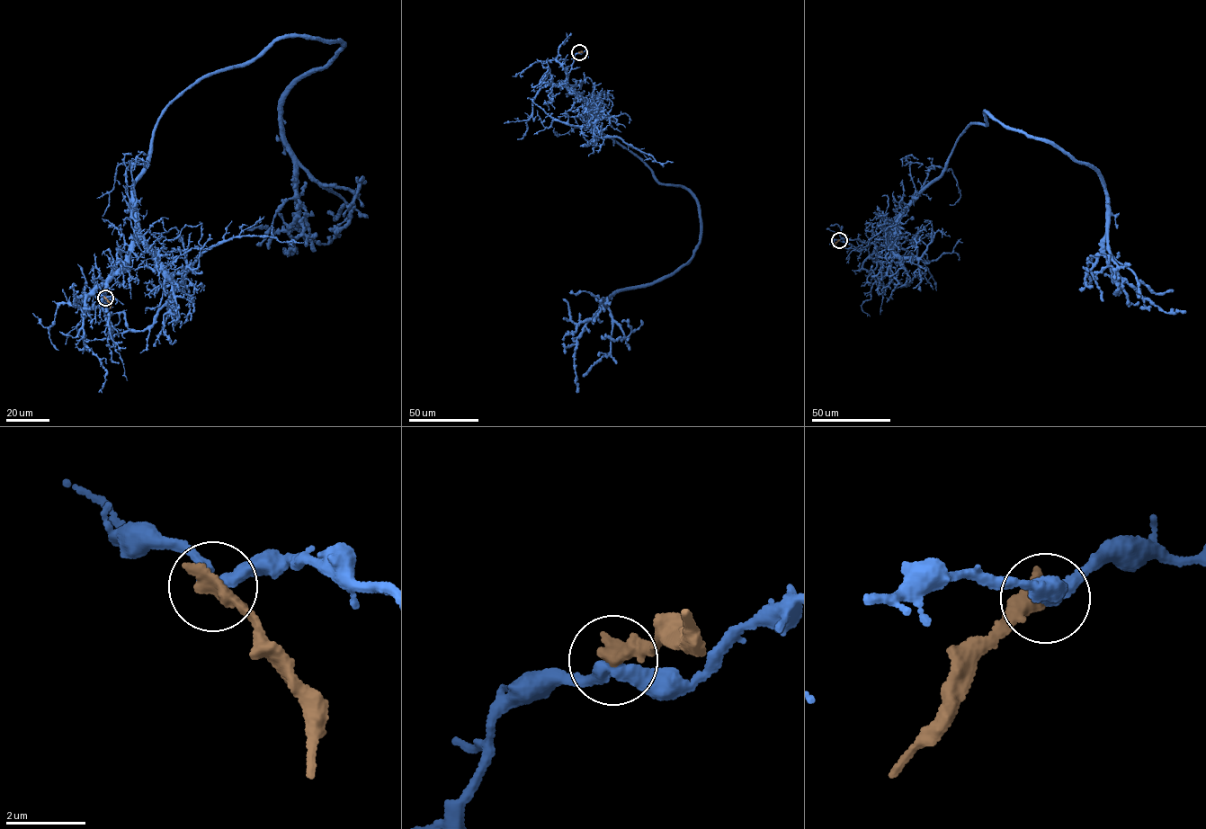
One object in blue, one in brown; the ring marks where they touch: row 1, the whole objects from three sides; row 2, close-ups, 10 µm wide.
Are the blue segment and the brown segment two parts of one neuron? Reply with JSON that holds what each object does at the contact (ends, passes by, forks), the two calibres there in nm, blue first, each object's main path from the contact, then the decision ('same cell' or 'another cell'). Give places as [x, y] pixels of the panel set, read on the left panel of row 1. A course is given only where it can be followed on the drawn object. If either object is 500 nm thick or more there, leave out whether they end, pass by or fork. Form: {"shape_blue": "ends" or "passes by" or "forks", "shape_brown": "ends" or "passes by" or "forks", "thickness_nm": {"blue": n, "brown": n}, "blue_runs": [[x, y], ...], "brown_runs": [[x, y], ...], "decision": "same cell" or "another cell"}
{"shape_blue": "passes by", "shape_brown": "ends", "thickness_nm": {"blue": 340, "brown": 480}, "blue_runs": [[105, 298], [162, 111], [277, 39], [344, 43], [281, 114], [297, 227], [327, 245], [338, 234]], "brown_runs": [[105, 298], [110, 308]], "decision": "another cell"}

